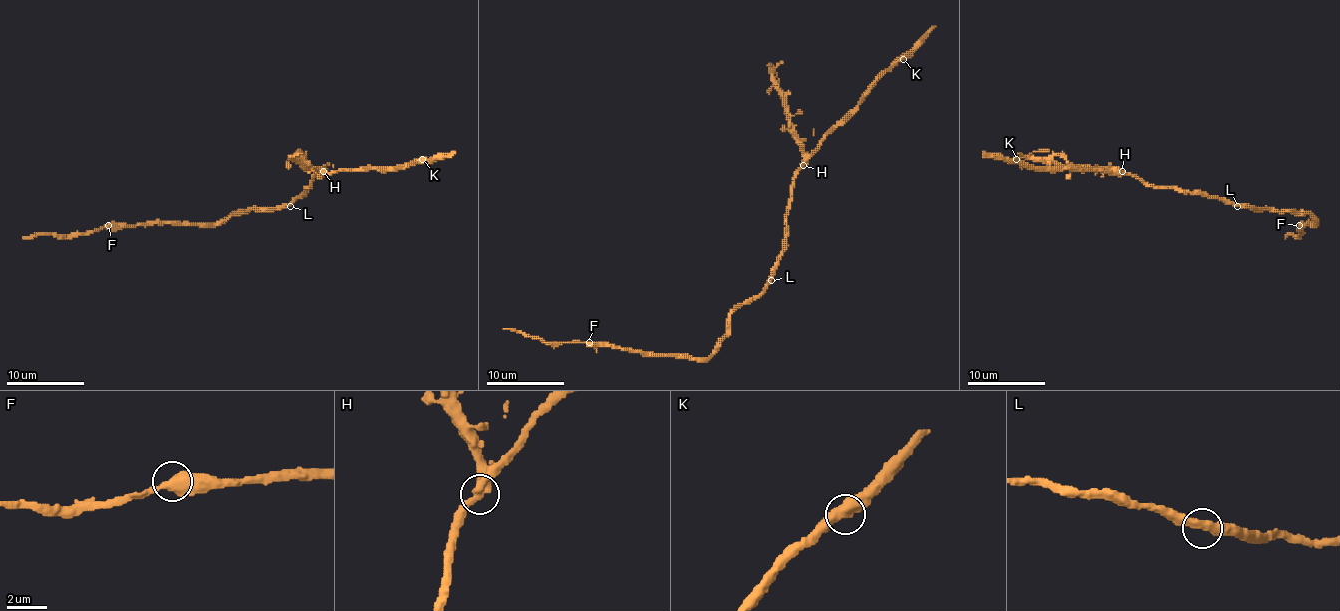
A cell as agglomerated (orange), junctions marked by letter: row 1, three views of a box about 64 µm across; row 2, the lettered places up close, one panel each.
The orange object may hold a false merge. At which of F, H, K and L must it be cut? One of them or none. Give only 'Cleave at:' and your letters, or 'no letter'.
Cleave at: H

